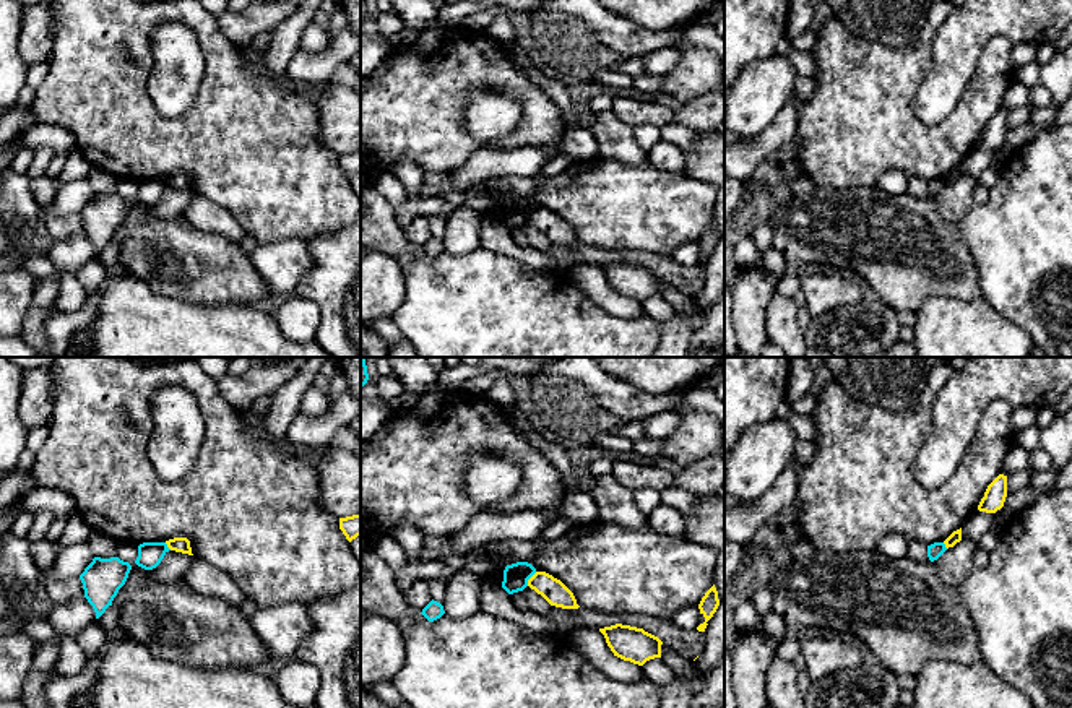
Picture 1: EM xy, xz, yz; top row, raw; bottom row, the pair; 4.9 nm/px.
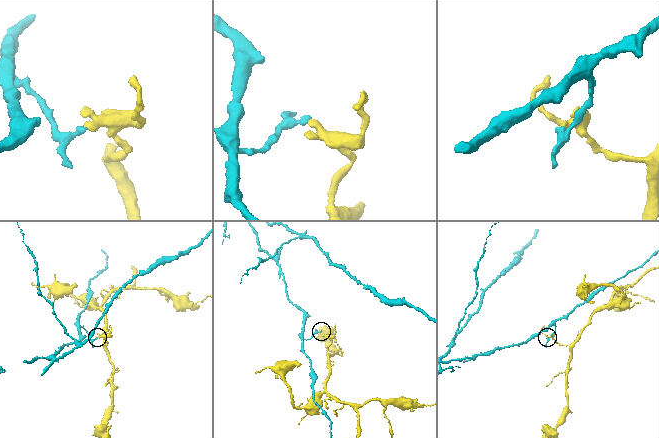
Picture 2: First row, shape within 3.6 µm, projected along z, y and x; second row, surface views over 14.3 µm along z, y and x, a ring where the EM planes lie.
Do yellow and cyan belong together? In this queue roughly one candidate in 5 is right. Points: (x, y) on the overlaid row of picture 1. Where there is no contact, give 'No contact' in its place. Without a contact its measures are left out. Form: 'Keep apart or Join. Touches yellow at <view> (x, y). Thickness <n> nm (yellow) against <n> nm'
Keep apart. Touches yellow at xz (530, 578). Thickness 120 nm (yellow) against 130 nm

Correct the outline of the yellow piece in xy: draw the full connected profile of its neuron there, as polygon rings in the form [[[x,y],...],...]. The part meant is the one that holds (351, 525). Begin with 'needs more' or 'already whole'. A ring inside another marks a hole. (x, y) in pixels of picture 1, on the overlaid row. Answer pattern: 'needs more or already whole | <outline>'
already whole | [[[361,515],[339,518],[339,529],[349,542],[361,536]]]

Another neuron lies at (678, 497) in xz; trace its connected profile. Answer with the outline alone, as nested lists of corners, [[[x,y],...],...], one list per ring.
[[[672,484],[671,487],[661,490],[659,497],[663,505],[669,505],[679,510],[682,515],[689,515],[694,512],[695,495],[684,487]]]

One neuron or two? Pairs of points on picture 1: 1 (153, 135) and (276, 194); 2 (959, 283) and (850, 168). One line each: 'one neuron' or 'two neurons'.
1: one neuron
2: two neurons

